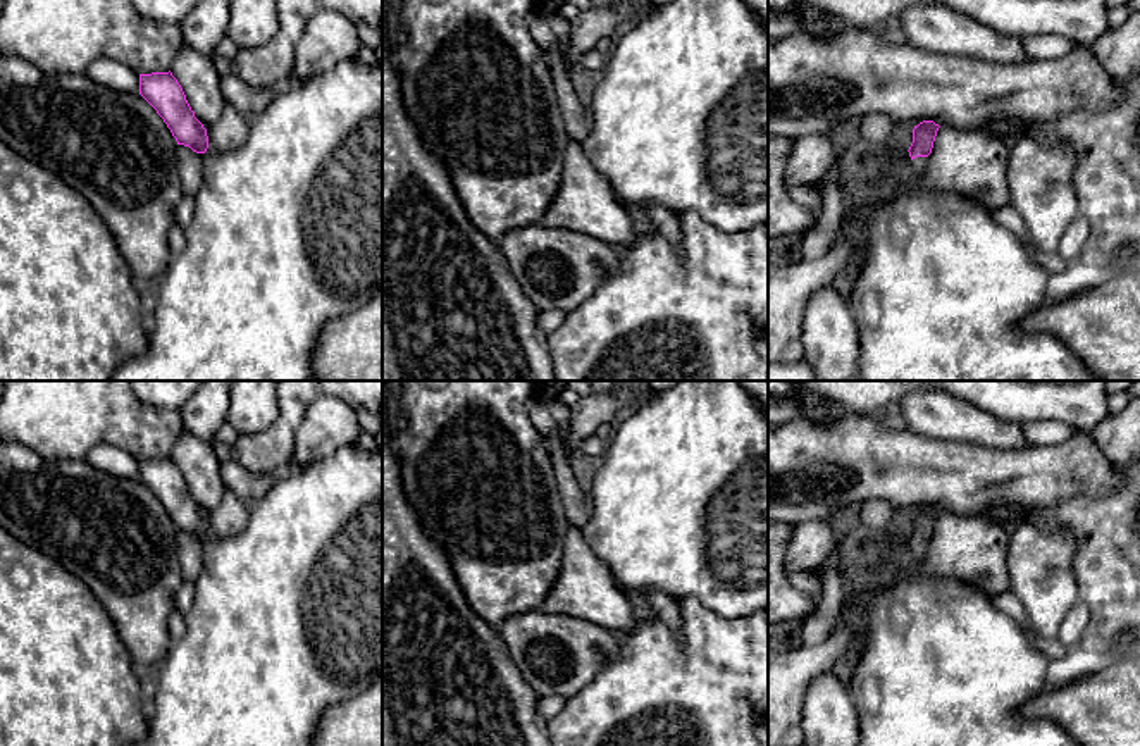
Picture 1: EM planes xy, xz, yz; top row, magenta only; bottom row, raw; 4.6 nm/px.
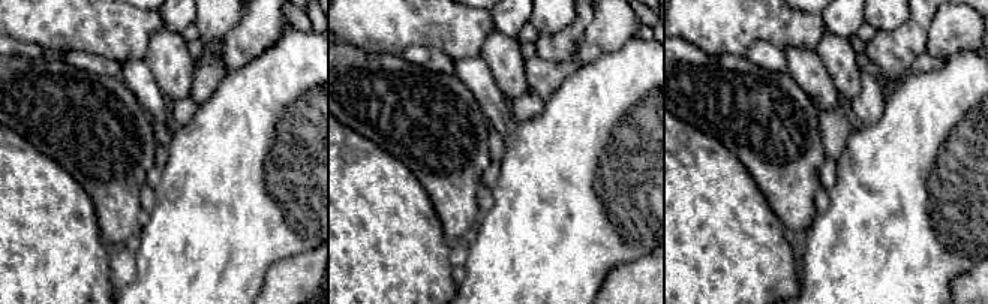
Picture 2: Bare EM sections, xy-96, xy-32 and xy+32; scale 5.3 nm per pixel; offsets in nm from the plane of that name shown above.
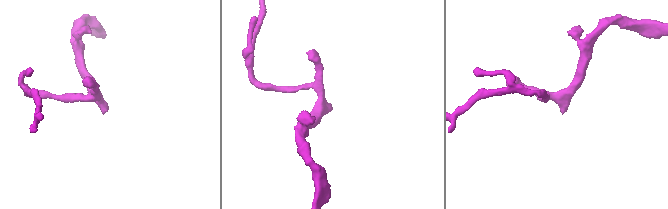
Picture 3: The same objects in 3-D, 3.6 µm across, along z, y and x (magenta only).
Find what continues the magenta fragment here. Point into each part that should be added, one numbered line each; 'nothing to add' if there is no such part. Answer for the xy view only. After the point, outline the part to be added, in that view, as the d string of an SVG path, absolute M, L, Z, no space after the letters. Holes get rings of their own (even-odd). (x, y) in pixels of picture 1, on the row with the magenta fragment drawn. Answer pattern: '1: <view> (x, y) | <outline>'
1: xy (286, 235) | M358 59L339 62L298 88L276 95L250 121L248 138L239 148L219 152L208 146L203 183L195 195L195 215L184 227L184 236L186 250L170 260L158 281L146 350L117 367L110 381L312 381L312 353L322 327L358 310L382 289L382 67Z

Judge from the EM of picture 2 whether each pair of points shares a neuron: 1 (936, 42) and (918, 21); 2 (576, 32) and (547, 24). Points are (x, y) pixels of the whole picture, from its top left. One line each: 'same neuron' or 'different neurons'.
1: different neurons
2: different neurons

